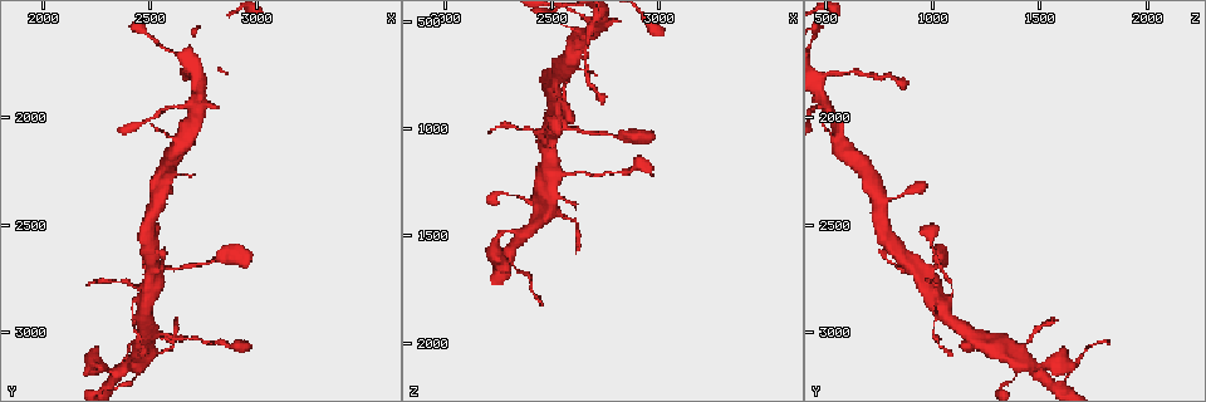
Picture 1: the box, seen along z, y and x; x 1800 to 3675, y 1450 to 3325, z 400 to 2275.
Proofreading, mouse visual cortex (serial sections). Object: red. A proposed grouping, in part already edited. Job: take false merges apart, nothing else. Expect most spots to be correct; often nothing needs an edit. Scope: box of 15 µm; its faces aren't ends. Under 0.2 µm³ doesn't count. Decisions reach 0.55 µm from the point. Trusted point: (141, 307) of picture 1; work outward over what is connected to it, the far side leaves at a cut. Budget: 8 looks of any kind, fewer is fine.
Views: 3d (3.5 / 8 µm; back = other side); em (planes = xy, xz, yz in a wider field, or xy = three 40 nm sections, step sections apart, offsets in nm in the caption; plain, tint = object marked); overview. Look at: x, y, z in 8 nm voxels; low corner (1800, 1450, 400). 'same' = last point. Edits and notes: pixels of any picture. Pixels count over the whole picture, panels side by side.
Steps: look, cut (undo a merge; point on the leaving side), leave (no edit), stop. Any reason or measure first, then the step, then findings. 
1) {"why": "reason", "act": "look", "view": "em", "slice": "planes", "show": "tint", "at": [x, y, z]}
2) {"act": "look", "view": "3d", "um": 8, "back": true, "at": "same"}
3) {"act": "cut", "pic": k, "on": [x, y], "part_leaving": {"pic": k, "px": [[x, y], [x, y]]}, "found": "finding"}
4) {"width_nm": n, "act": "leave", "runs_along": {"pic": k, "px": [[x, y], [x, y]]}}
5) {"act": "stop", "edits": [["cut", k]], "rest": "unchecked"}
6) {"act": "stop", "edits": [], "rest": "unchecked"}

{"why": "a fork", "act": "look", "view": "3d", "um": 3.5, "at": [2480, 3010, 1200]}

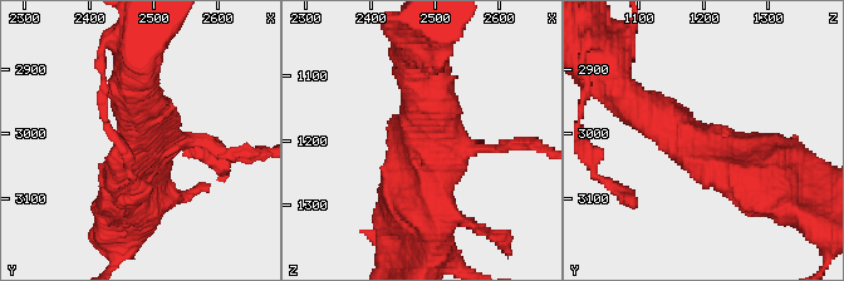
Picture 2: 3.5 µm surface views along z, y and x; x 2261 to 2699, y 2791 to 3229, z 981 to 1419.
{"why": "need the tissue", "act": "look", "view": "em", "slice": "xy", "step": 2, "show": "tint", "at": [2470, 3020, 1190]}

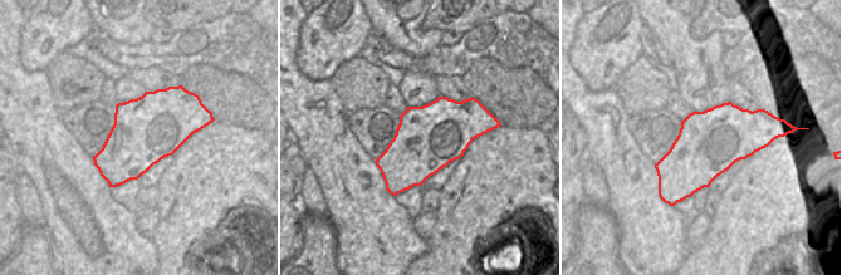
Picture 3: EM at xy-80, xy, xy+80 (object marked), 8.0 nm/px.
{"why": "cut it another way", "act": "look", "view": "em", "slice": "planes", "show": "tint", "at": "same"}

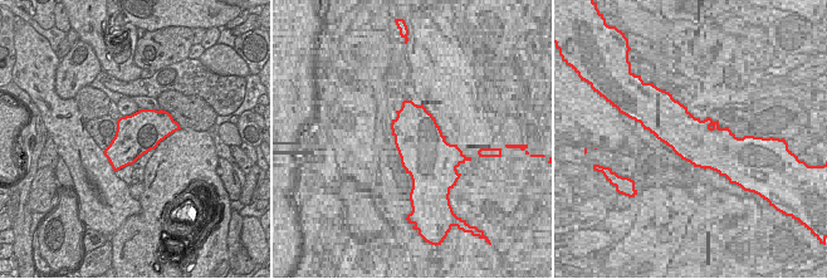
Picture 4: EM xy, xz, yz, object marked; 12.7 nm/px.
{"act": "leave", "found": "one cell here"}

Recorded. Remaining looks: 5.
{"why": "small branch off a trunk", "act": "look", "view": "3d", "um": 3.5, "back": true, "at": [2530, 2720, 990]}

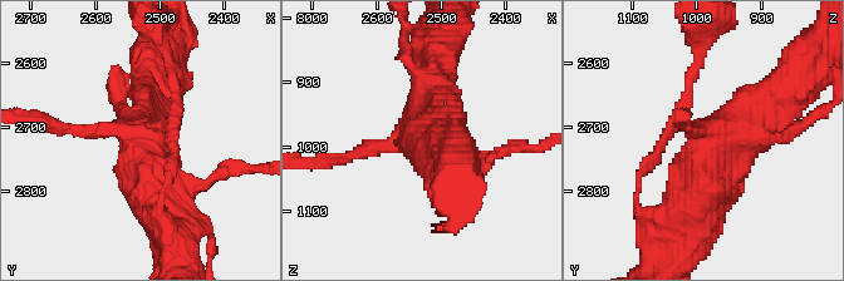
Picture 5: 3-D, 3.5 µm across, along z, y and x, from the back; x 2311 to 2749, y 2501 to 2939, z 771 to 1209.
{"act": "look", "view": "em", "slice": "planes", "show": "tint", "at": [2540, 2720, 985]}

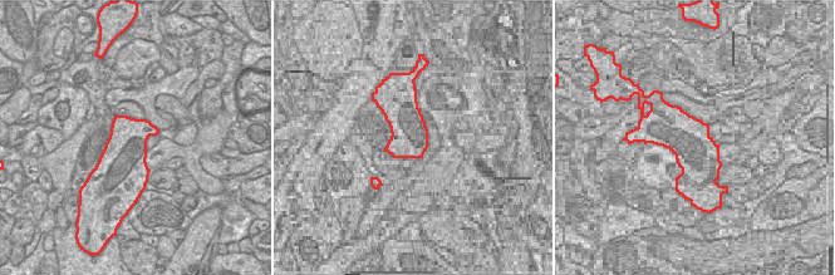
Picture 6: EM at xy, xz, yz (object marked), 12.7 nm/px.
{"arm_widths_nm": [200, 450, 600], "act": "leave", "runs_along": {"pic": 5, "px": [[685, 225], [701, 166], [775, 104]]}, "found": "one cell here"}

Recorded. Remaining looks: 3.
{"why": "branch point", "act": "look", "view": "3d", "um": 3.5, "at": [2440, 3170, 1390]}

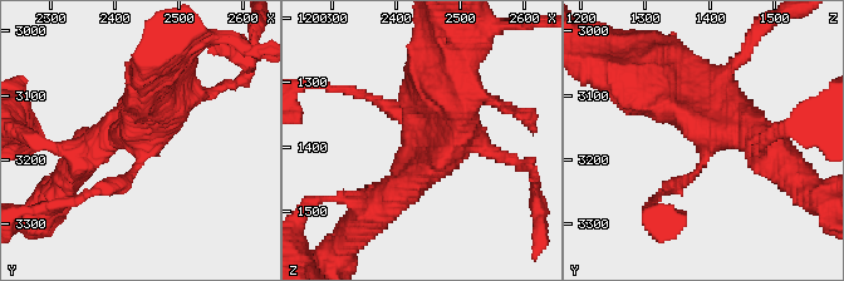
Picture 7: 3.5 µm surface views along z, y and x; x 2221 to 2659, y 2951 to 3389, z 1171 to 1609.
{"act": "look", "view": "em", "slice": "xy", "step": 5, "show": "tint", "at": [2445, 3175, 1395]}

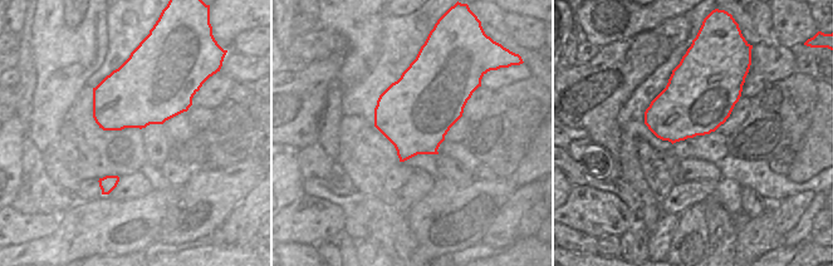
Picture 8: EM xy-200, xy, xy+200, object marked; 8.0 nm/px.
{"act": "leave", "found": "continuous, no second cell"}

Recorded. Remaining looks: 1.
{"act": "stop", "edits": [], "rest": "unchecked"}

